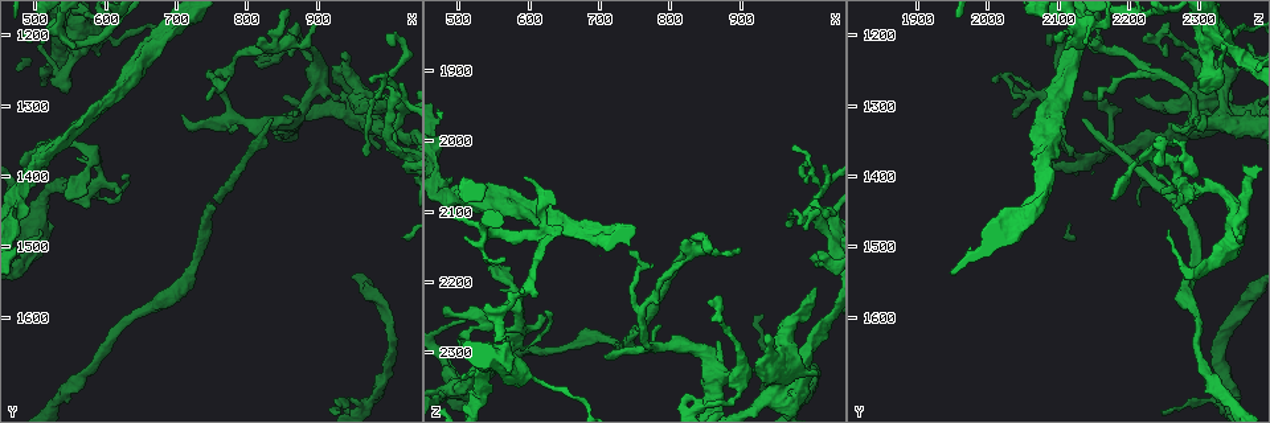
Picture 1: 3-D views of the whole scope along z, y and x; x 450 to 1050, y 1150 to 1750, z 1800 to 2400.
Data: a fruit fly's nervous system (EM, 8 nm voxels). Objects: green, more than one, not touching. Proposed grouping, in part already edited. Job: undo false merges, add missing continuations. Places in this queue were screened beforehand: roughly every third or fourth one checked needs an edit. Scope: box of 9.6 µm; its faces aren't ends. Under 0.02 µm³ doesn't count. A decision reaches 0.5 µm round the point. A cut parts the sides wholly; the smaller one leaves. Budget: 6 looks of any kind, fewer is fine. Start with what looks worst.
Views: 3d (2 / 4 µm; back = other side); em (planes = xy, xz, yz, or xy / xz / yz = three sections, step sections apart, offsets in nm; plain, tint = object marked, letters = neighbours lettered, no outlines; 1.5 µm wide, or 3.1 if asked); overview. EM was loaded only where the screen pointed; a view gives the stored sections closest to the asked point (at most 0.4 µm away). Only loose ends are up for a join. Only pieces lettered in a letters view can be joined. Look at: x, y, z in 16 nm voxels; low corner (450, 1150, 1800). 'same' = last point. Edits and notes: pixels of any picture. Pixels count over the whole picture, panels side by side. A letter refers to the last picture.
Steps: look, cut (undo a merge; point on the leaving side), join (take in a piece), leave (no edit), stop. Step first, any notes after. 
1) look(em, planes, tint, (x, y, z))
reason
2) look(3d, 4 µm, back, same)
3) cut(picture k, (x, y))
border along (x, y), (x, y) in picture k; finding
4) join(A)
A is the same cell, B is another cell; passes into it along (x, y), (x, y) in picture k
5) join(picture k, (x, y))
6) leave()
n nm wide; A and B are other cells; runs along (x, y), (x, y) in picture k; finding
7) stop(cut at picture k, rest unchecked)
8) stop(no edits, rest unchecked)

look(em, planes, letters, (835, 1315, 2130))
free end

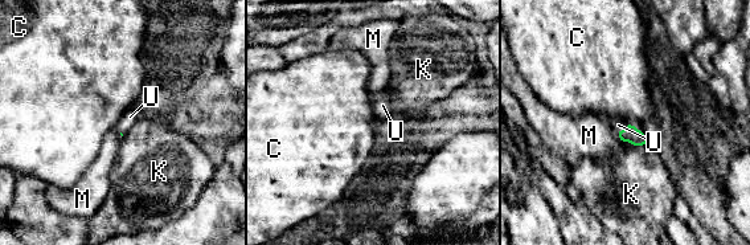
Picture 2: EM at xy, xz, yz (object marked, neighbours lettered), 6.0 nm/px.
join(U)
U is the same cell, C, K and M are other cells; passes into it along (631, 134), (622, 130), (618, 125) in picture 2; it goes on there

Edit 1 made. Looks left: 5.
look(overview)
redraw

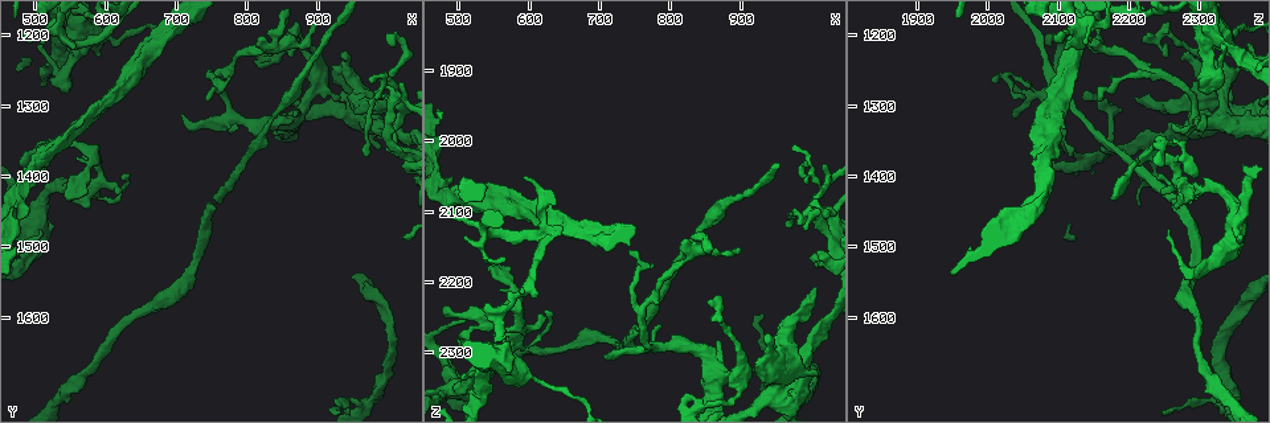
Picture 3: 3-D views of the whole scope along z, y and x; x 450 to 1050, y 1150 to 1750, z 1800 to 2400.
look(em, planes, letters, (625, 1400, 2240))
tapers out

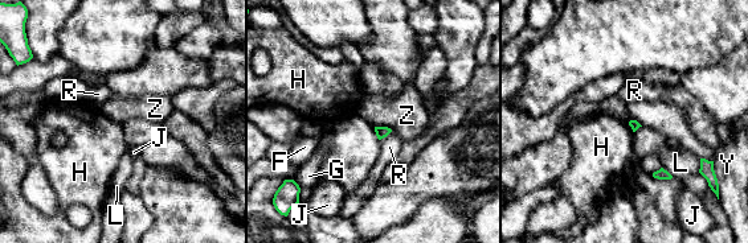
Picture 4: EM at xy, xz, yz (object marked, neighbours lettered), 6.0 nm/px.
leave()
F, G, H, J, L, R, Y and Z are other cells; none of them fits

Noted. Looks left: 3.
look(3d, 4 µm, back, (620, 1205, 2350))
sudden change in width

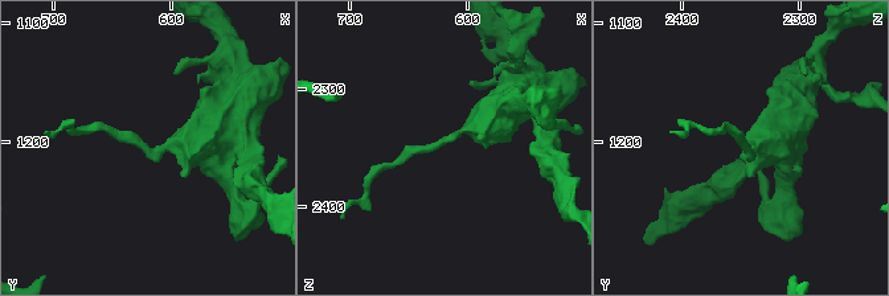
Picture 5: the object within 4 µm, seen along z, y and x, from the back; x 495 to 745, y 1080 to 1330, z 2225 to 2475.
look(em, xy, step 4, letters, (618, 1210, 2344))
now the EM

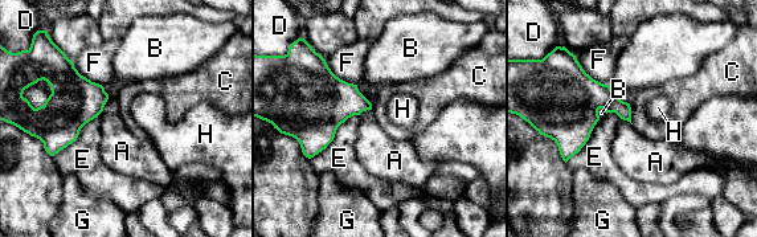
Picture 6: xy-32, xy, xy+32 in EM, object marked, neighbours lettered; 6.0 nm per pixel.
leave()
E touches over 380 nm; A, B, C, D, E, F, G and H are other cells; border along (359, 114), (314, 155) in picture 6; continuous, no second cell

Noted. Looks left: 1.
stop(join at picture 2, rest unchecked)

